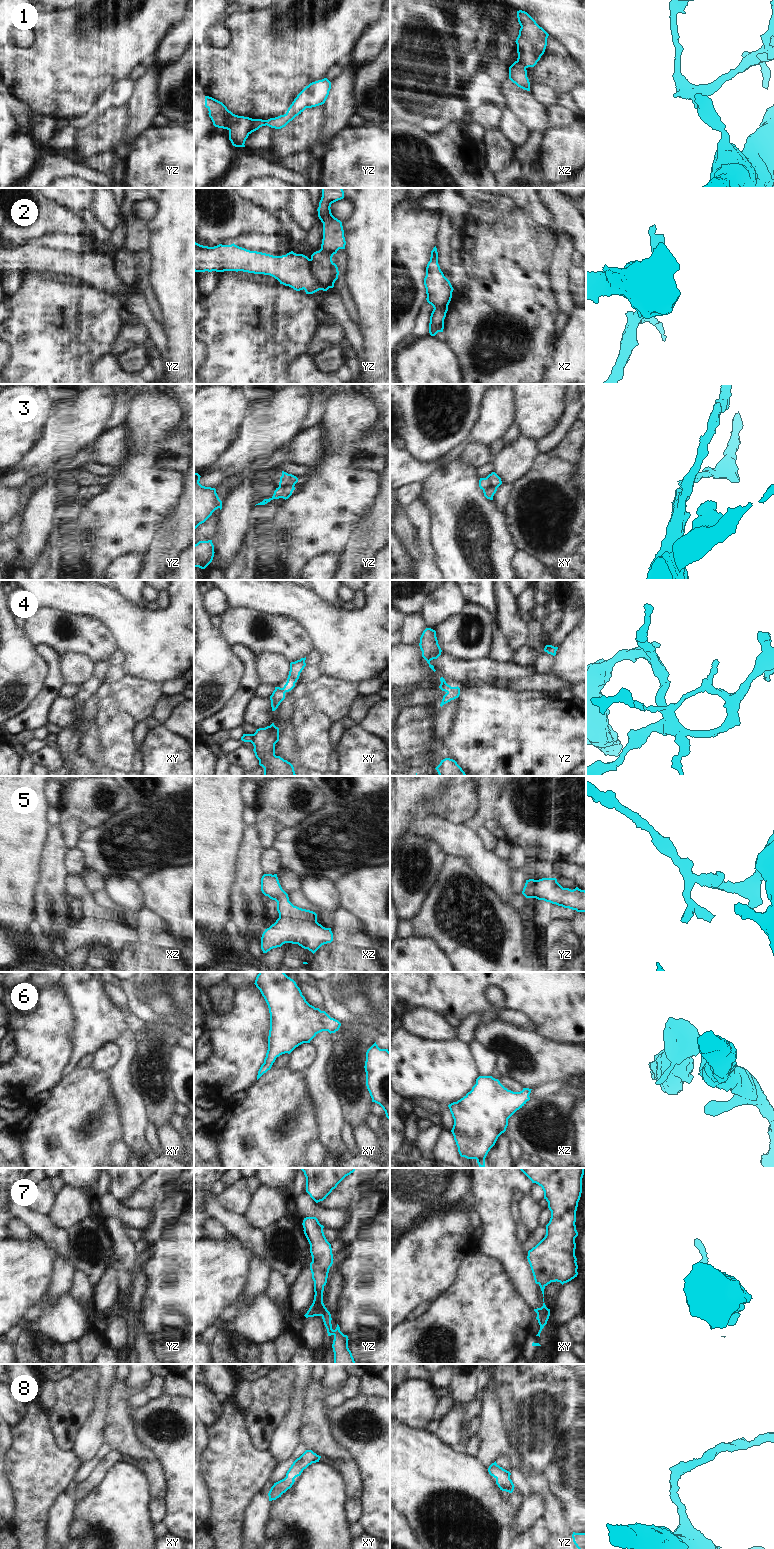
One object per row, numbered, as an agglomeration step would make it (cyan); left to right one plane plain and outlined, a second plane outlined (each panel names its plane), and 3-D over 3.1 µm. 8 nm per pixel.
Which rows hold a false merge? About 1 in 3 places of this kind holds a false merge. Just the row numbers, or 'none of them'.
1, 2, 3, 7

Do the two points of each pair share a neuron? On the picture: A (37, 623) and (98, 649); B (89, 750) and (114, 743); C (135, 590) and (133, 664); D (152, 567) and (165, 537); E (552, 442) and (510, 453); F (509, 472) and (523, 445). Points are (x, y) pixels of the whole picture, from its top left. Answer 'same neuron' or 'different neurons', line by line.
A: same neuron
B: different neurons
C: different neurons
D: same neuron
E: different neurons
F: same neuron

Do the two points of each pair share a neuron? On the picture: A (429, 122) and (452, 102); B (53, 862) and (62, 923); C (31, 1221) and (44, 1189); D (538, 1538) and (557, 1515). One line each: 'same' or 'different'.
A: same
B: same
C: different
D: different

